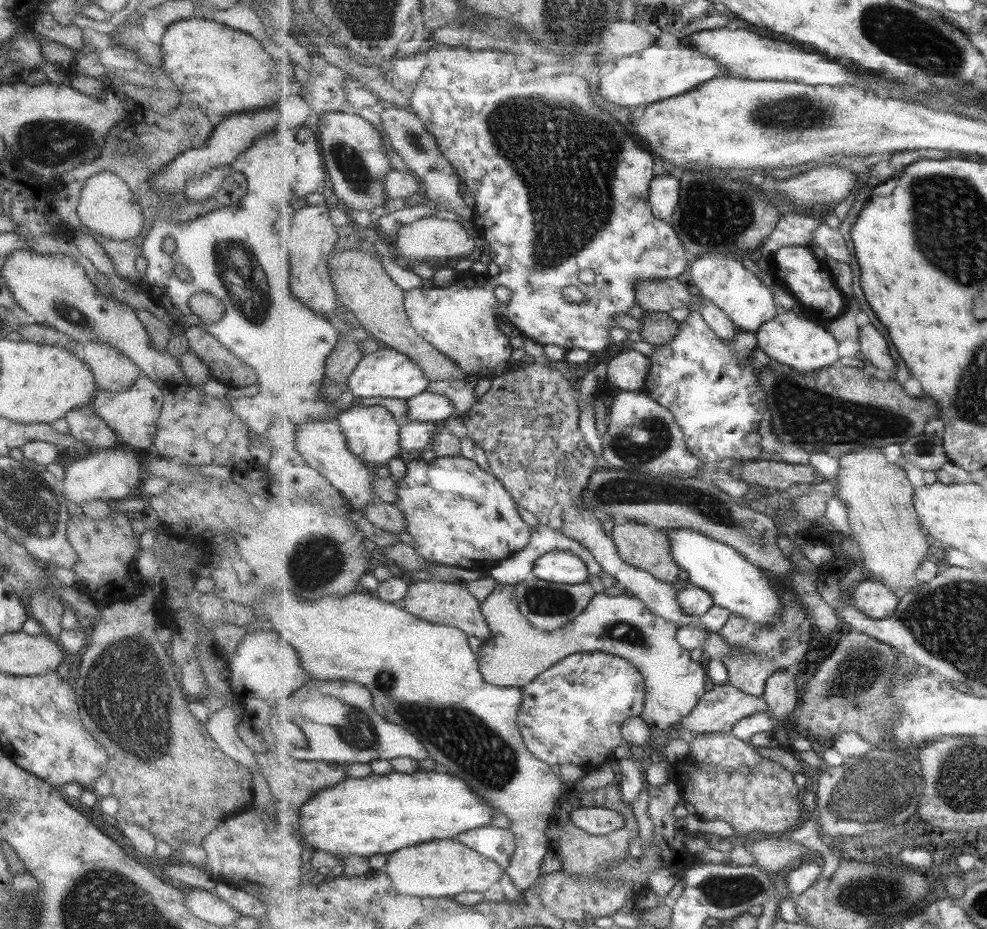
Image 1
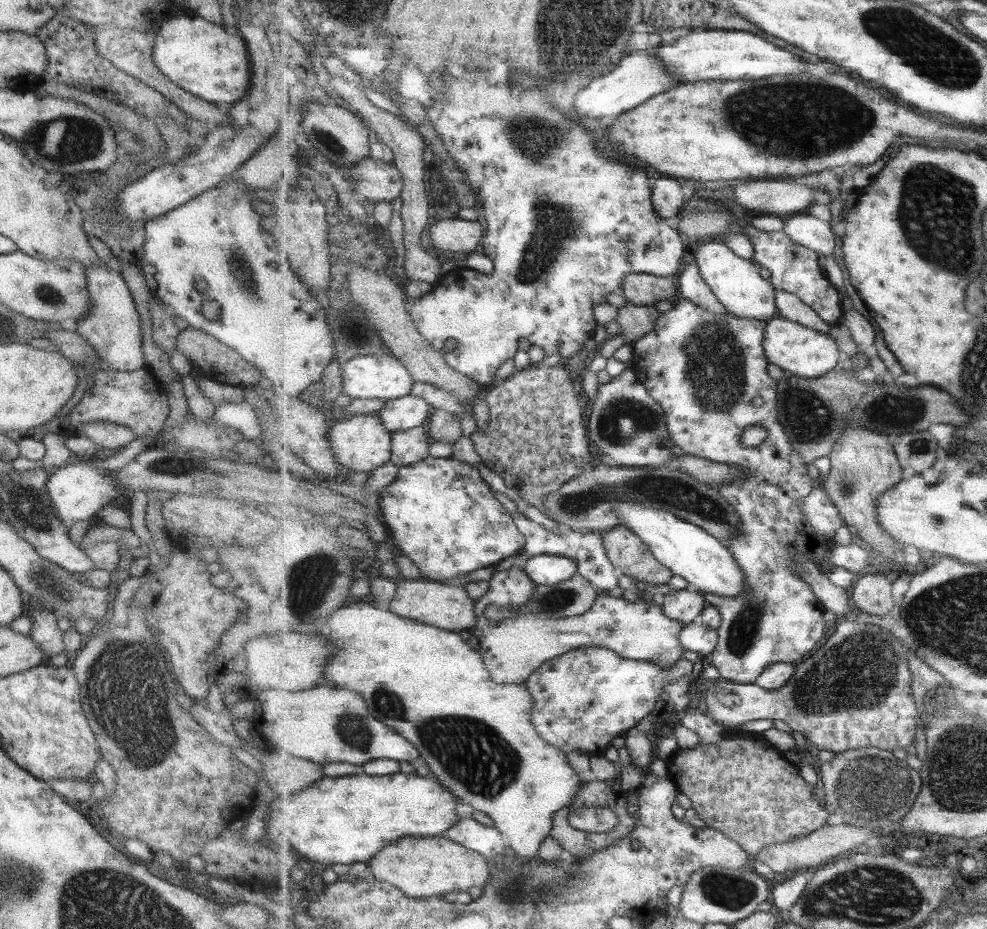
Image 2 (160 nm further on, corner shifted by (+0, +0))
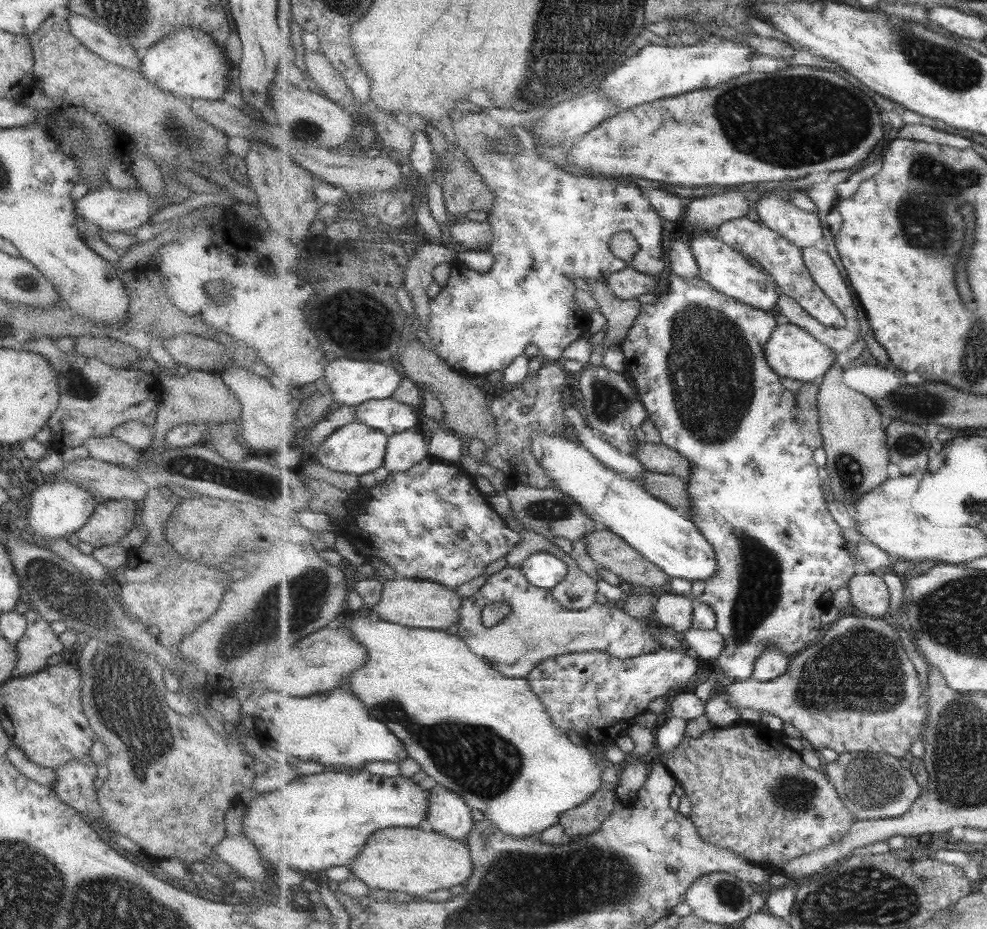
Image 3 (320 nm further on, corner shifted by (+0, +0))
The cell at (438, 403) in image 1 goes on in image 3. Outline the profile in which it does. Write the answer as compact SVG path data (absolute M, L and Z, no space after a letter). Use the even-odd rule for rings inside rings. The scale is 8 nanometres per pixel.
M393 398L370 400L357 406L357 423L391 436L425 423L421 411Z

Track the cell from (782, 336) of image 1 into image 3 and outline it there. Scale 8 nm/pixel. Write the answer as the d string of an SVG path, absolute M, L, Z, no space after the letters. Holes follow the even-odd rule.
M781 320L778 328L771 336L766 348L766 357L771 368L783 378L795 378L803 382L816 381L825 376L833 363L840 356L830 346L823 344L818 338L809 334L803 327Z

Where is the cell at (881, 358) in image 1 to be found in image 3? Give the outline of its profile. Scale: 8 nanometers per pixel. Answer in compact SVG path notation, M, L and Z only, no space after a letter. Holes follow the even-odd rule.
M821 245L803 247L804 261L815 282L833 299L849 320L857 320L857 306L853 294L837 270L833 258Z

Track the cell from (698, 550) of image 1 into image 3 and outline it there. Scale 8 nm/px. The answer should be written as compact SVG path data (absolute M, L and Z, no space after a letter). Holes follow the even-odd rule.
M539 434L533 438L532 451L535 460L552 478L552 484L570 496L589 518L597 522L600 527L607 528L619 535L629 546L662 568L663 572L666 572L670 577L692 581L707 580L718 571L716 554L711 543L707 542L707 539L701 535L699 527L689 516L651 494L639 480L619 474L613 468L599 462L574 436L563 438L563 436L555 436L555 434Z

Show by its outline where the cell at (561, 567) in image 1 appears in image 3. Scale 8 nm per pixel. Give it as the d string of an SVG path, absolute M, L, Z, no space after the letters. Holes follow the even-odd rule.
M537 551L529 555L521 566L527 580L539 588L555 588L569 572L565 560L554 554Z

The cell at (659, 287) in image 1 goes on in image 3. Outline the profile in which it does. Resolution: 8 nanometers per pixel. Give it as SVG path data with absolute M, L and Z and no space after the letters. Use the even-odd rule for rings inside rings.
M633 267L610 274L608 285L623 300L636 299L641 294L657 292L657 282L649 274L643 274Z

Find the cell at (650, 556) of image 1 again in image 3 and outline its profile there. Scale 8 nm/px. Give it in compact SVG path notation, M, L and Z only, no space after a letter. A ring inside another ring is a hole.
M599 527L596 532L591 532L583 540L587 547L587 552L591 558L603 569L610 570L619 578L629 584L637 586L647 586L657 592L659 586L665 586L670 581L670 576L663 572L654 562L645 558L638 550L629 546L619 535L609 531L607 528Z

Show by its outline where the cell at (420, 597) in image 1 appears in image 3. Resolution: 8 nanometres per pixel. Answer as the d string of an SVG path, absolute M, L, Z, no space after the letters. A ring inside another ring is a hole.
M396 577L383 580L383 594L381 600L371 607L374 614L387 622L410 626L411 628L429 628L431 630L445 630L449 626L457 626L459 609L463 597L454 589L447 588L438 582L415 581Z

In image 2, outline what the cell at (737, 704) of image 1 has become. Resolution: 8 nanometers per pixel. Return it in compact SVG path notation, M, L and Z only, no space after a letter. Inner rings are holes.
M853 617L841 621L827 642L815 653L796 664L795 676L781 688L769 690L757 683L737 683L720 677L707 684L699 694L708 715L725 728L738 728L751 721L784 720L792 730L802 733L817 750L834 753L857 748L877 747L881 750L911 750L917 732L919 708L913 698L913 674L909 670L909 648L889 629L875 623L862 623Z

